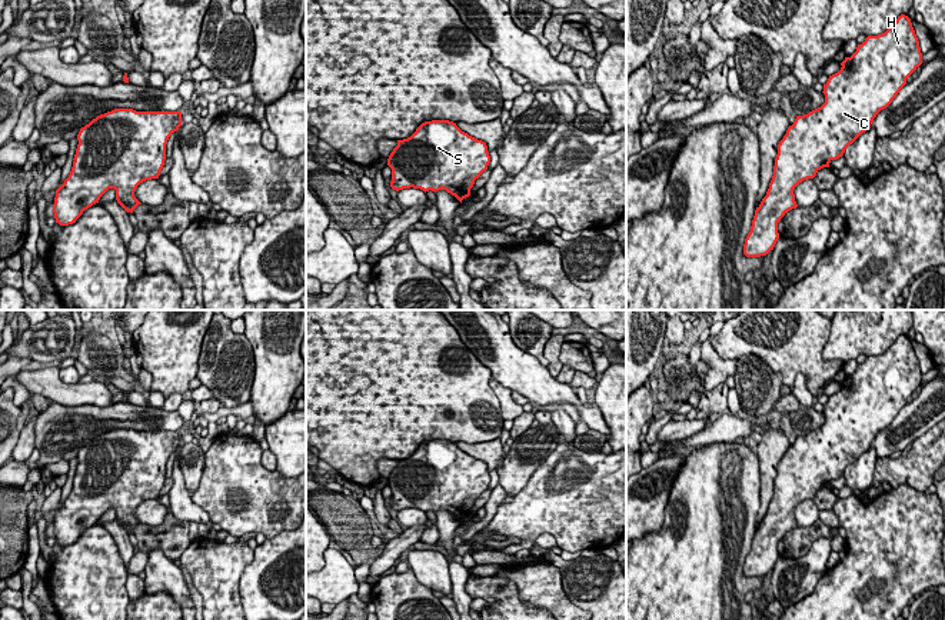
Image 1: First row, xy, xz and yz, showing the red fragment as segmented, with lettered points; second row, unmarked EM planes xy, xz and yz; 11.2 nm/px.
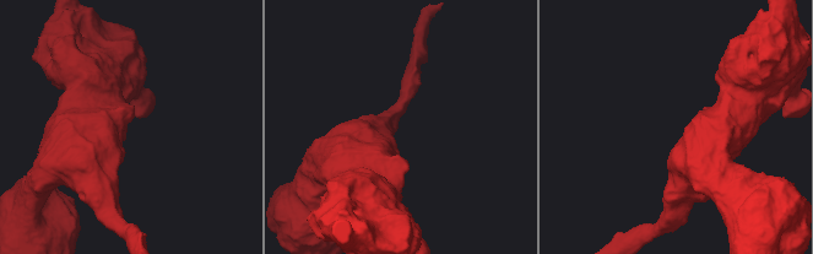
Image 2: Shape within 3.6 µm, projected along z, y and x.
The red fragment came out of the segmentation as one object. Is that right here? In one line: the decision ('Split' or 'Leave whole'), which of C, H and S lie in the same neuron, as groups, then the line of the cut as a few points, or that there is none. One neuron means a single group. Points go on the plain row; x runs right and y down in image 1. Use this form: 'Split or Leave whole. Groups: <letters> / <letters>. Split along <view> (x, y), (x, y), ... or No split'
Leave whole. Groups: C H S. No split

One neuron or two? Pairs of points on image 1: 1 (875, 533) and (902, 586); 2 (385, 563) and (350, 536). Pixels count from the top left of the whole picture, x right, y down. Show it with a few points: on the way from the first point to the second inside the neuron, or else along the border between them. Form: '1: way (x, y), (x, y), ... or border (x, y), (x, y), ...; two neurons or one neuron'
1: way (888, 546), (889, 569), (894, 573); one neuron
2: border (383, 546), (383, 550), (370, 566); two neurons

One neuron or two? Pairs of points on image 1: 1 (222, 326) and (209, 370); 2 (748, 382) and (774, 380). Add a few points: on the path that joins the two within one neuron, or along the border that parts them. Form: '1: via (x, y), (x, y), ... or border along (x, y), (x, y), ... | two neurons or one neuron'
1: via (220, 337), (220, 359) | one neuron
2: via (754, 382), (768, 382) | one neuron

